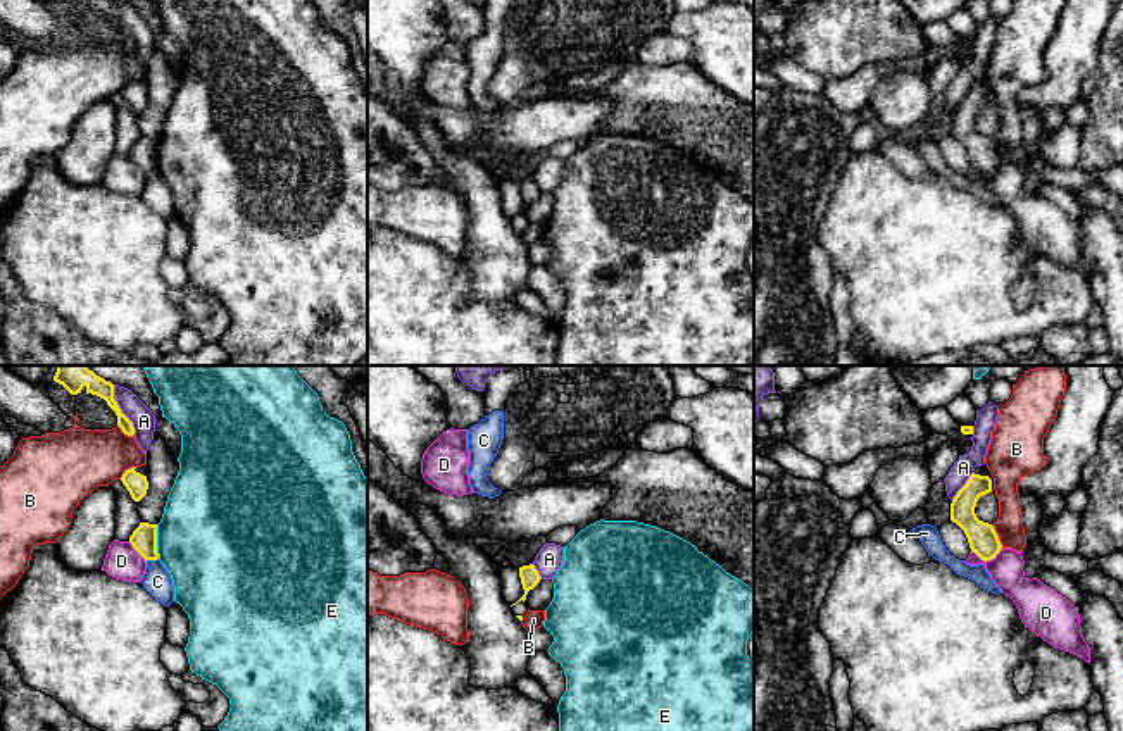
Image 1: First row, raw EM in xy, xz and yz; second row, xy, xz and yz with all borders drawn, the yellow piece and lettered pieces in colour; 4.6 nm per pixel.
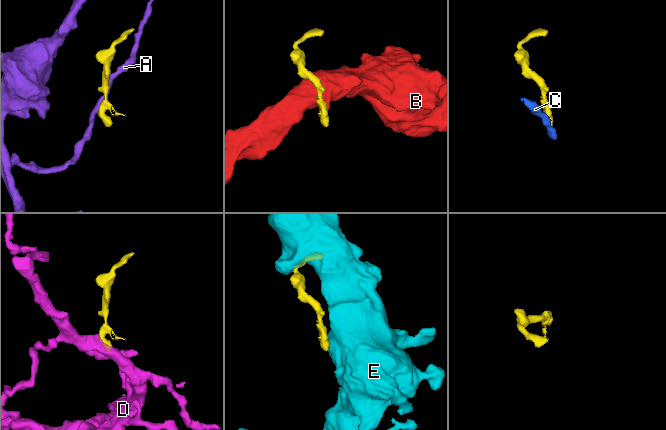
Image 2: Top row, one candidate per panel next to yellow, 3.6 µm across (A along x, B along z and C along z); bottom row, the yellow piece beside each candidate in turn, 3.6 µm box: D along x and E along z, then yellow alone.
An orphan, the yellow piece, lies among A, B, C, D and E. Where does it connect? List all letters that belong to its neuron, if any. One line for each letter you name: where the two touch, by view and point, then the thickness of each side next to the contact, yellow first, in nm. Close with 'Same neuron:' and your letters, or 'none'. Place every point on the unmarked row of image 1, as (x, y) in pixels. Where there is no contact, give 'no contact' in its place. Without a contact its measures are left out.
Same neuron: none

